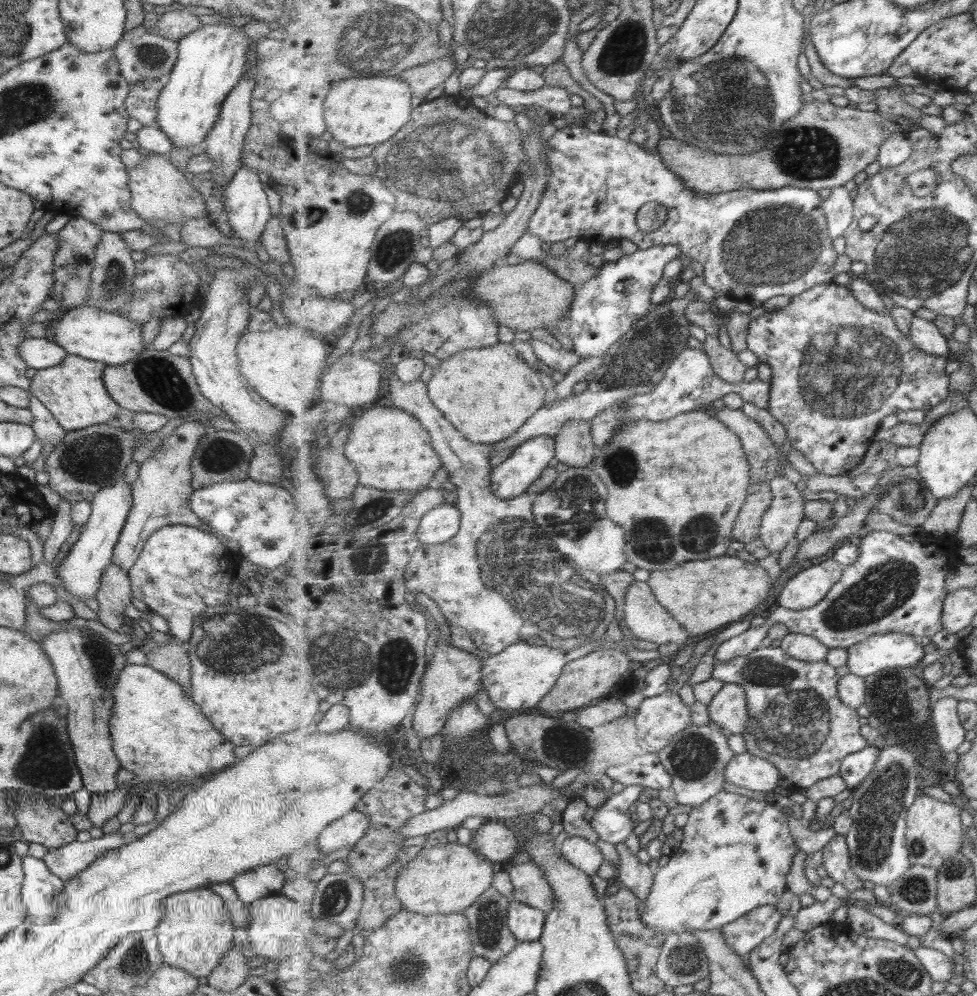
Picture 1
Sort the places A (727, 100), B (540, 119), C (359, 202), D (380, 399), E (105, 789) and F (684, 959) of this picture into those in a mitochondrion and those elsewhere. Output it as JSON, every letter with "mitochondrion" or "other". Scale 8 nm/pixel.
{"A":"mitochondrion","B":"other","C":"mitochondrion","D":"other","E":"other","F":"mitochondrion"}

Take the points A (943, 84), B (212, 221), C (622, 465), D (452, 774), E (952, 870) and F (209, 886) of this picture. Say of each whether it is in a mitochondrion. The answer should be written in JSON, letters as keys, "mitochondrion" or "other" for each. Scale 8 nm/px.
{"A":"other","B":"other","C":"mitochondrion","D":"other","E":"mitochondrion","F":"other"}

